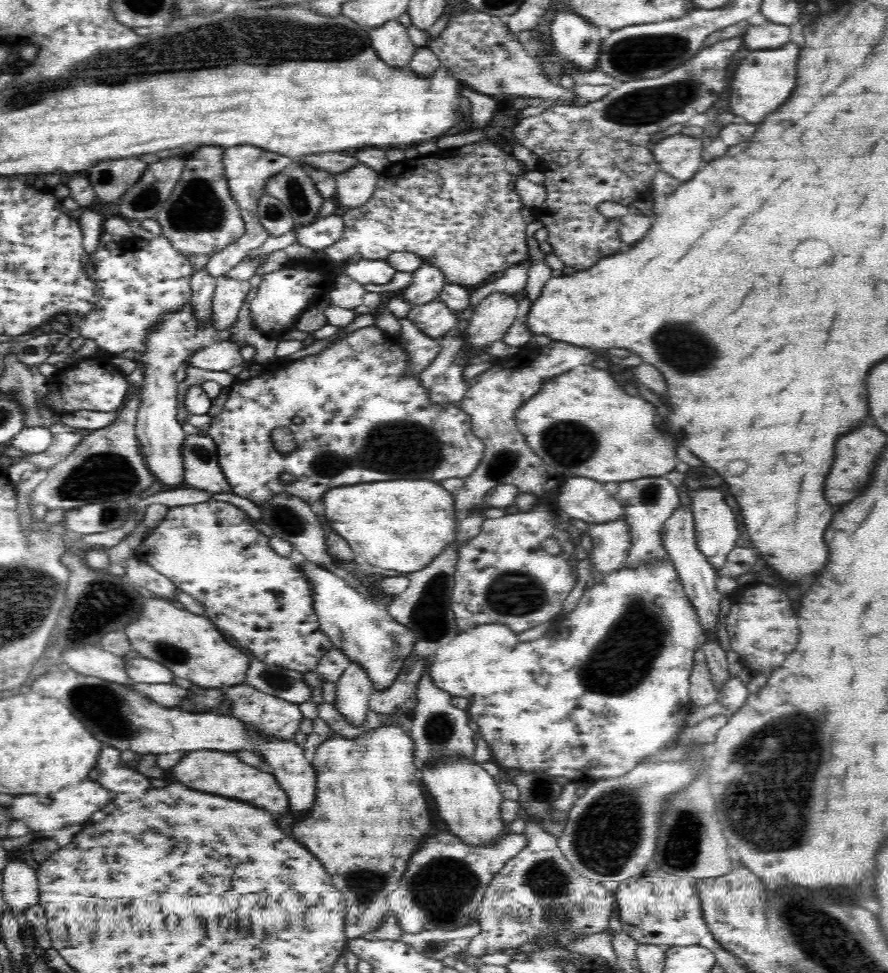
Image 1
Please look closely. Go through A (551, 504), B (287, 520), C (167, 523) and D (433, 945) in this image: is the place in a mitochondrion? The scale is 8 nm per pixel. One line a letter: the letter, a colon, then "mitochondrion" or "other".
A: other
B: mitochondrion
C: other
D: mitochondrion

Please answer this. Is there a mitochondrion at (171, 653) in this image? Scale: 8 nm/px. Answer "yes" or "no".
yes

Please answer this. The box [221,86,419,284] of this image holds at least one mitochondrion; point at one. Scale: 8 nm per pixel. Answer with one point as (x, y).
(294, 192)

